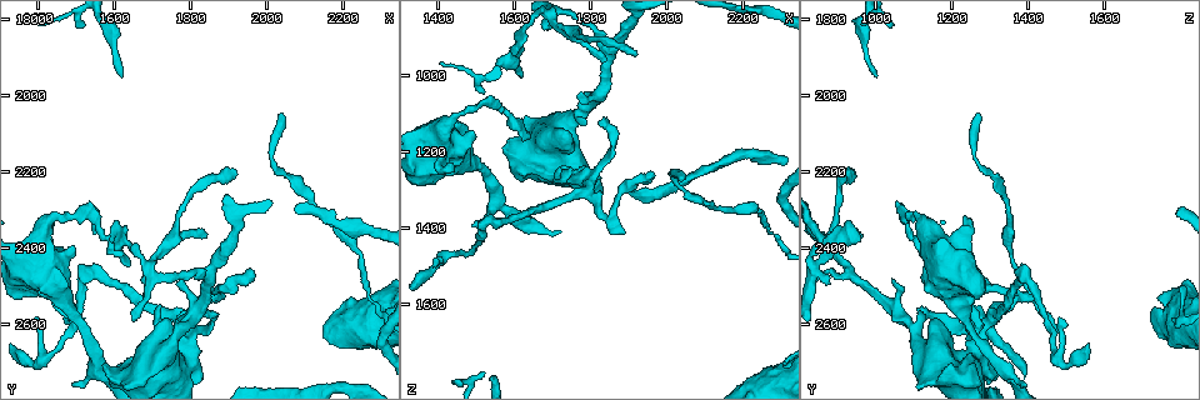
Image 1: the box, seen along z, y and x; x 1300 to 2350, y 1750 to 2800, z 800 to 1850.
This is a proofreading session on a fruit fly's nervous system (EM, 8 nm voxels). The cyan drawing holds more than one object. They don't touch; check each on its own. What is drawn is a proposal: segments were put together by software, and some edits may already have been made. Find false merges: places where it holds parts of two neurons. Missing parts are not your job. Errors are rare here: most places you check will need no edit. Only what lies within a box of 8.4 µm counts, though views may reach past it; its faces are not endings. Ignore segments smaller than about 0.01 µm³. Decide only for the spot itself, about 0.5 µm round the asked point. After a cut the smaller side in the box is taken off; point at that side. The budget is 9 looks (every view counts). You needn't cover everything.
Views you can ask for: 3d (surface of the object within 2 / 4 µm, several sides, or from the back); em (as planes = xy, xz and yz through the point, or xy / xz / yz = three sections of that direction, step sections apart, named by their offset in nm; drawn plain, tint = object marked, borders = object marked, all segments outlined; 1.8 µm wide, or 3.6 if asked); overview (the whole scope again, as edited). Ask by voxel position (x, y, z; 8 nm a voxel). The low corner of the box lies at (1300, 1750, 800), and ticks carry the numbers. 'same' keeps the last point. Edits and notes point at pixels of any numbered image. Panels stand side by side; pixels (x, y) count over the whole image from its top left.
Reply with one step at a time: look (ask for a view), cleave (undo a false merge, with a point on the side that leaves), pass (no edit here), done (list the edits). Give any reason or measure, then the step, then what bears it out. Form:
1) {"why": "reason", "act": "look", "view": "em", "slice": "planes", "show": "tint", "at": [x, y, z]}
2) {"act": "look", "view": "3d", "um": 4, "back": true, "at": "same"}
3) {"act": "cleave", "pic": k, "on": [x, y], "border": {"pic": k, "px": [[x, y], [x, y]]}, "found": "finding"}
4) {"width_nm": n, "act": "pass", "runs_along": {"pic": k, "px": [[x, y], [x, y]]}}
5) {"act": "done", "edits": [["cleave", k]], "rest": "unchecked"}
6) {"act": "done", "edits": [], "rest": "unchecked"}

{"why": "sharp bend", "act": "look", "view": "3d", "um": 2, "at": [1515, 2490, 1395]}

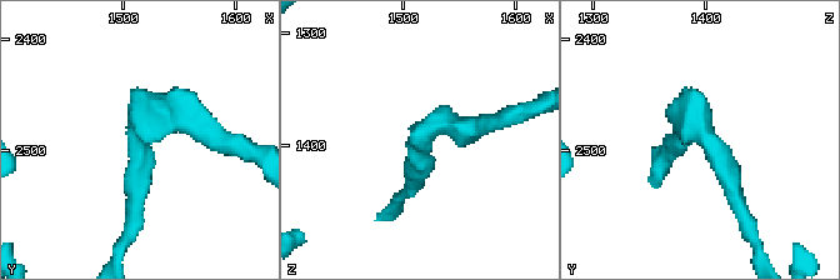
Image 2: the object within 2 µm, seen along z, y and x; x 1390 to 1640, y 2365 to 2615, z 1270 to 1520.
{"act": "look", "view": "em", "slice": "planes", "show": "tint", "at": [1516, 2490, 1404]}

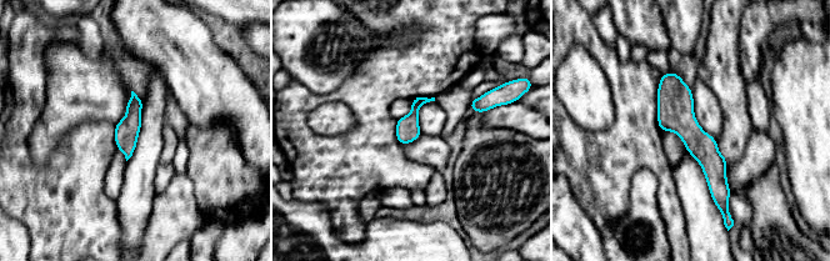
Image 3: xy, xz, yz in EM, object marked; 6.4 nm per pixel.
{"act": "pass", "runs_along": {"pic": 3, "px": [[664, 78], [714, 164], [718, 200]]}, "found": "all the same neuron"}

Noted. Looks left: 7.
{"why": "sudden change in width", "act": "look", "view": "3d", "um": 4, "at": [1415, 2405, 1195]}

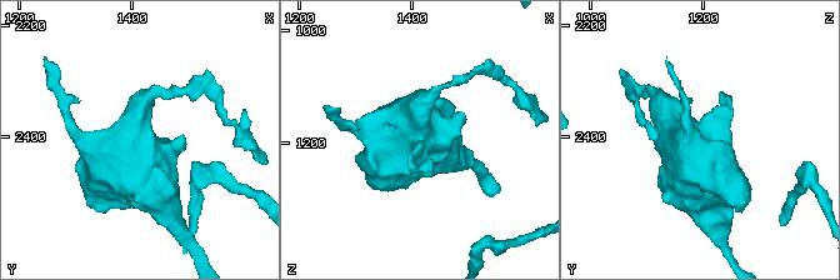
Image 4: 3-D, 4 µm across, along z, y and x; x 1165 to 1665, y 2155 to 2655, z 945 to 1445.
{"act": "look", "view": "em", "slice": "yz", "step": 16, "show": "tint", "at": [1410, 2395, 1190]}

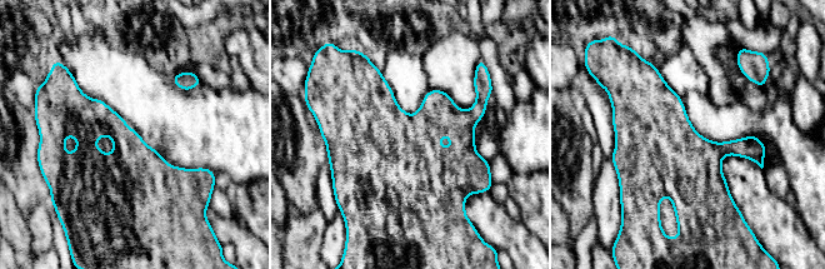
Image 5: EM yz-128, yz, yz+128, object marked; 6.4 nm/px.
{"why": "another direction", "act": "look", "view": "em", "slice": "planes", "show": "tint", "at": "same"}

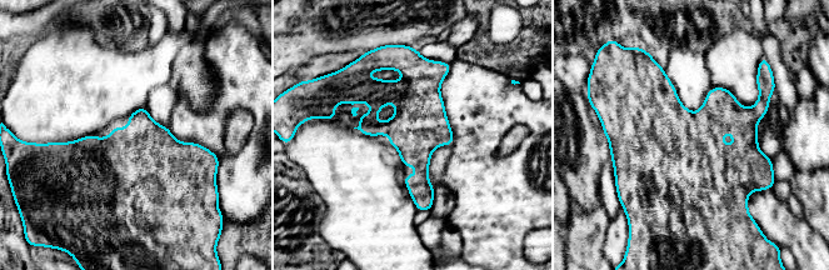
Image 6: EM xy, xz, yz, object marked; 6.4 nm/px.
{"width_nm": 360, "act": "pass", "found": "one neuron here"}

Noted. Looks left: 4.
{"why": "looks like a crossing", "act": "look", "view": "3d", "um": 4, "at": [1775, 2690, 1275]}

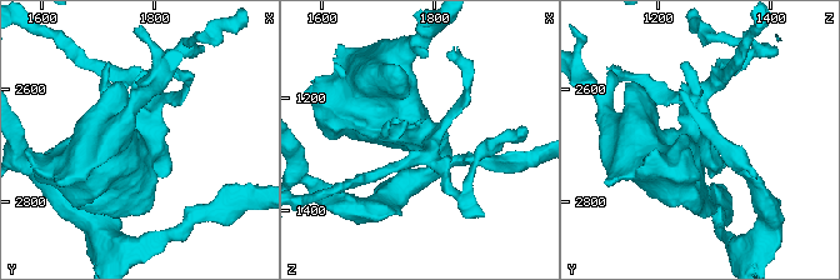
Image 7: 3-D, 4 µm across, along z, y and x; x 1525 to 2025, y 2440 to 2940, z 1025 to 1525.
{"act": "look", "view": "em", "um": 3.6, "slice": "planes", "show": "tint", "at": [1780, 2690, 1275]}

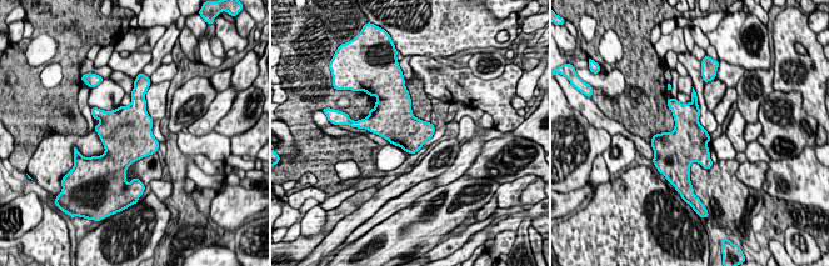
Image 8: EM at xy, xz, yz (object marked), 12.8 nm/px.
{"act": "pass", "found": "one neuron here"}

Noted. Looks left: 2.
{"why": "a fork", "act": "look", "view": "em", "slice": "planes", "show": "tint", "at": [1755, 2380, 890]}

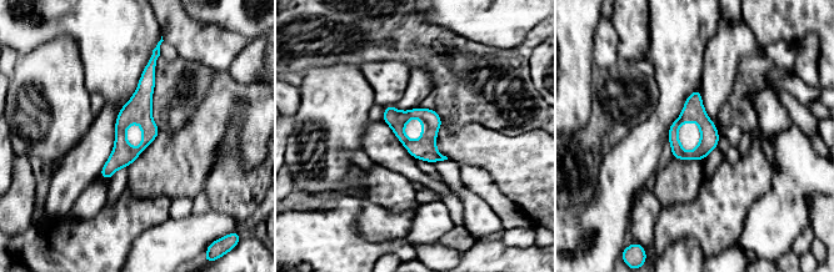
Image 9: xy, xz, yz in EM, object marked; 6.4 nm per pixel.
{"act": "pass", "runs_along": {"pic": 9, "px": [[153, 63], [105, 175]]}, "found": "one neuron here"}

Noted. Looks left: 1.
{"act": "done", "edits": [], "rest": "unchecked"}

